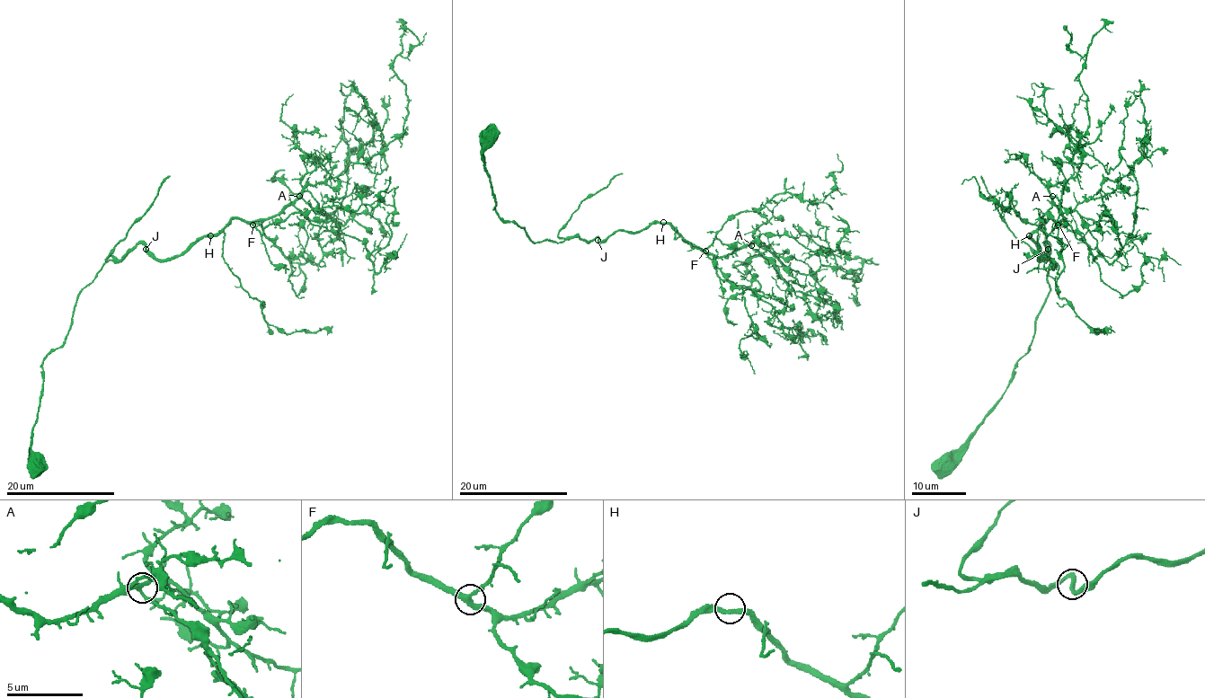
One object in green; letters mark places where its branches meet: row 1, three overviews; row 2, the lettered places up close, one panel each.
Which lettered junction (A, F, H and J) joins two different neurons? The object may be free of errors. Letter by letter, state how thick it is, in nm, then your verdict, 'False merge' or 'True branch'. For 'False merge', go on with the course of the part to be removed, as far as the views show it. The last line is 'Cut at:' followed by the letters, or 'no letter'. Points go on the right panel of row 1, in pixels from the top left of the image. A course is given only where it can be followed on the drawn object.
A: Thickness 280 nm. True branch
F: Thickness 340 nm. True branch
H: Thickness 360 nm. True branch
J: Thickness 320 nm. True branch
Cut at: no letter

